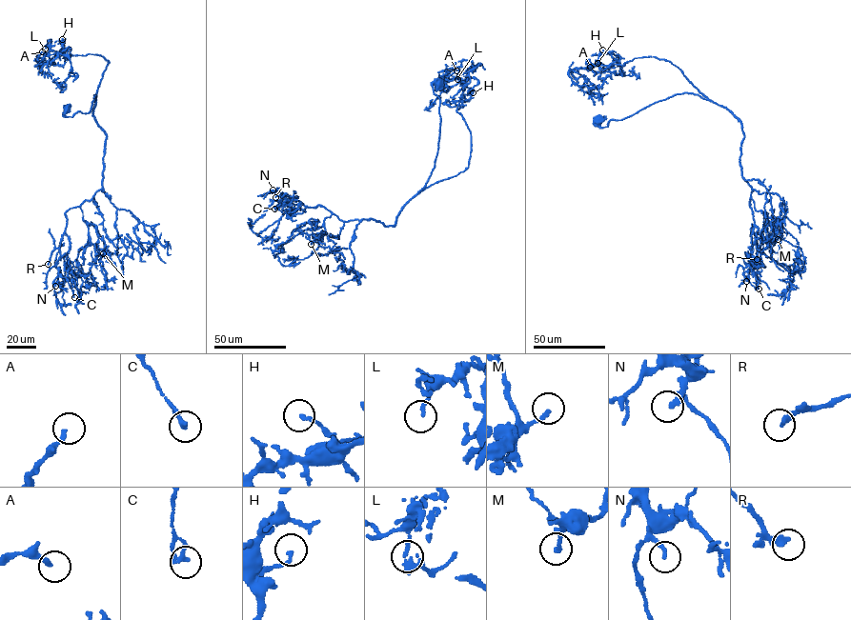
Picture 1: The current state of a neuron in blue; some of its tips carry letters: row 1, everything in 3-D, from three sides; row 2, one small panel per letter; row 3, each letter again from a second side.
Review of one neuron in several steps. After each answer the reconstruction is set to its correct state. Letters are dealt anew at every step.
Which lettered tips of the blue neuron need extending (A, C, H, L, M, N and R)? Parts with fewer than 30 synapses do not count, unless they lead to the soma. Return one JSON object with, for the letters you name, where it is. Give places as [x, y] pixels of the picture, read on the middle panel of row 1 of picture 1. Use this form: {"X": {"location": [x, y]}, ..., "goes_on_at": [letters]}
{"N": {"location": [273, 190]}, "R": {"location": [275, 197]}, "goes_on_at": ["N", "R"]}

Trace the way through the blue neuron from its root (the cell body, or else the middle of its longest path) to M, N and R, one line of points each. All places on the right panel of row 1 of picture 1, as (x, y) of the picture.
M: (598, 119), (608, 127), (684, 92), (725, 108), (741, 124), (740, 166), (755, 210), (765, 211), (778, 239)
N: (598, 119), (608, 127), (685, 92), (737, 116), (758, 258), (746, 281)
R: (598, 119), (599, 127), (608, 127), (685, 92), (731, 111), (744, 135), (739, 160), (753, 190), (757, 259)

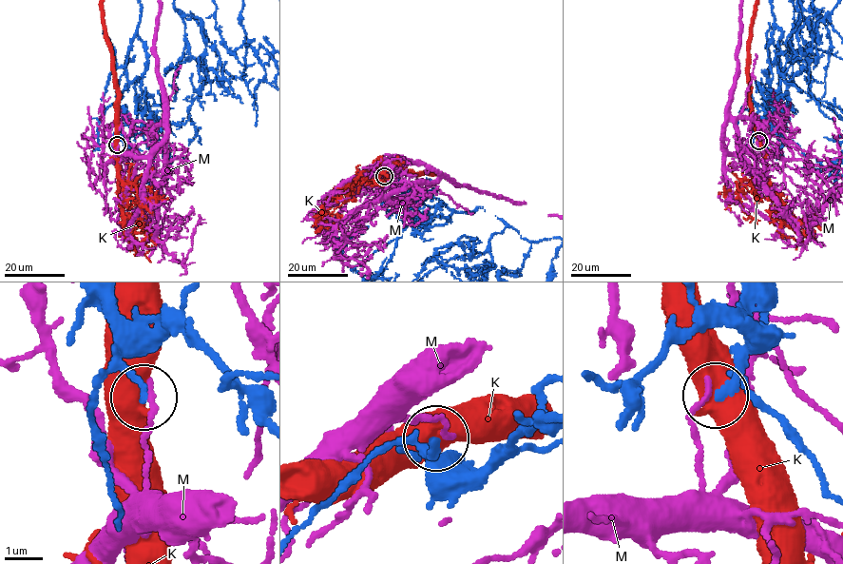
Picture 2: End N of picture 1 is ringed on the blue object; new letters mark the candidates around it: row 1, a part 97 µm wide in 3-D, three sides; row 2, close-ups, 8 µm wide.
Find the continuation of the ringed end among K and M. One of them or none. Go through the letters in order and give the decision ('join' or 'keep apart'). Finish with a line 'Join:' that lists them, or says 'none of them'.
K: keep apart
M: keep apart
Join: none of them

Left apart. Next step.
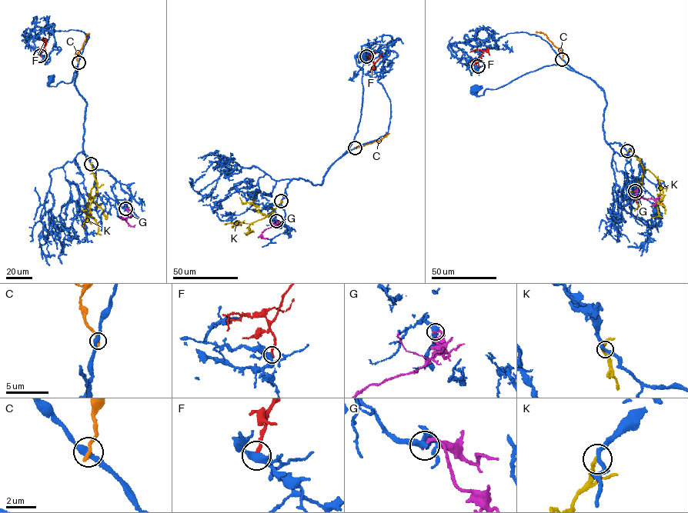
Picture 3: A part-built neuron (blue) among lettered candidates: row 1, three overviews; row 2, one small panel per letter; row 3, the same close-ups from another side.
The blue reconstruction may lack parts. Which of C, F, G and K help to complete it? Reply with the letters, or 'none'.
K

